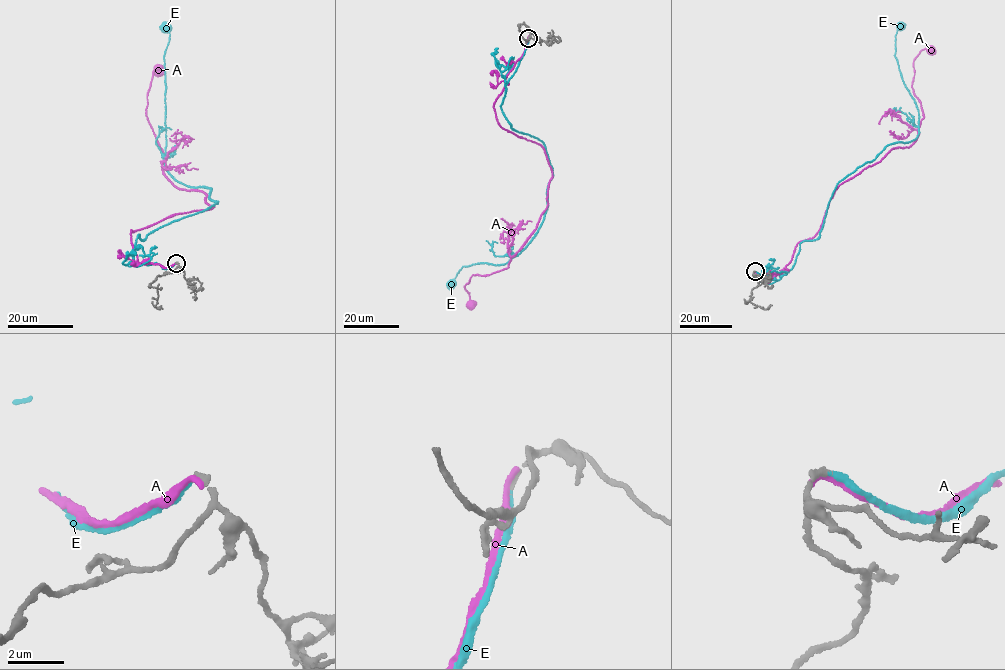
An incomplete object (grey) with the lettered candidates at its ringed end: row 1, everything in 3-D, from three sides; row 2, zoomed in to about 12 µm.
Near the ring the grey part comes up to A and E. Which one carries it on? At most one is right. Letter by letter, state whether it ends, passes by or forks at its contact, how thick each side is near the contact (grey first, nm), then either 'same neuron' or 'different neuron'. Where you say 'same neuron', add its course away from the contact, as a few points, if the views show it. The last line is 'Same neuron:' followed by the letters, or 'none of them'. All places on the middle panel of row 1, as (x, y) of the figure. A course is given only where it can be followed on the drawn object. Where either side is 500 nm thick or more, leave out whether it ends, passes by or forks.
A: it ends; calibres 200 and 240 nm; different neuron
E: it ends; calibres 200 and 200 nm; same neuron; course (528, 38), (500, 106), (516, 131), (543, 142), (552, 169), (544, 219), (503, 265), (463, 266), (447, 286)
Same neuron: E

